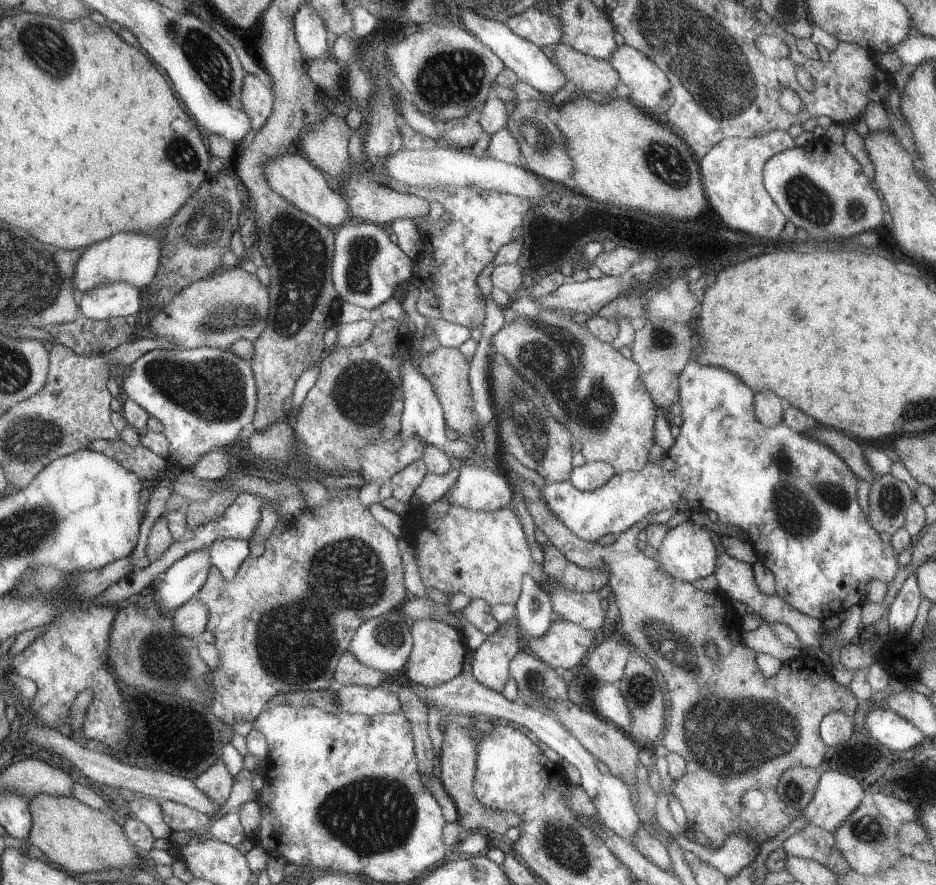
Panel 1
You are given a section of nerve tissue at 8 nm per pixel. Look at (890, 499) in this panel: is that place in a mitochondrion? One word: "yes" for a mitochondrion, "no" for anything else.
yes

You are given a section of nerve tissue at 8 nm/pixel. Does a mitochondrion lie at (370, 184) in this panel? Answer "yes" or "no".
no

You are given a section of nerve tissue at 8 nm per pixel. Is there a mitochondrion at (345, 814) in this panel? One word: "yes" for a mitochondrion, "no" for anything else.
yes

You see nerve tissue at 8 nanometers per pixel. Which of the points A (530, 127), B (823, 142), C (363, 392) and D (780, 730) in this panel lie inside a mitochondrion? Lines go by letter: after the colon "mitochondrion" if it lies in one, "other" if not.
A: mitochondrion
B: other
C: mitochondrion
D: mitochondrion

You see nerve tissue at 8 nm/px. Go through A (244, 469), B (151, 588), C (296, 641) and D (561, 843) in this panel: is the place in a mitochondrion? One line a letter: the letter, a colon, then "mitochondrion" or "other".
A: other
B: other
C: mitochondrion
D: mitochondrion

